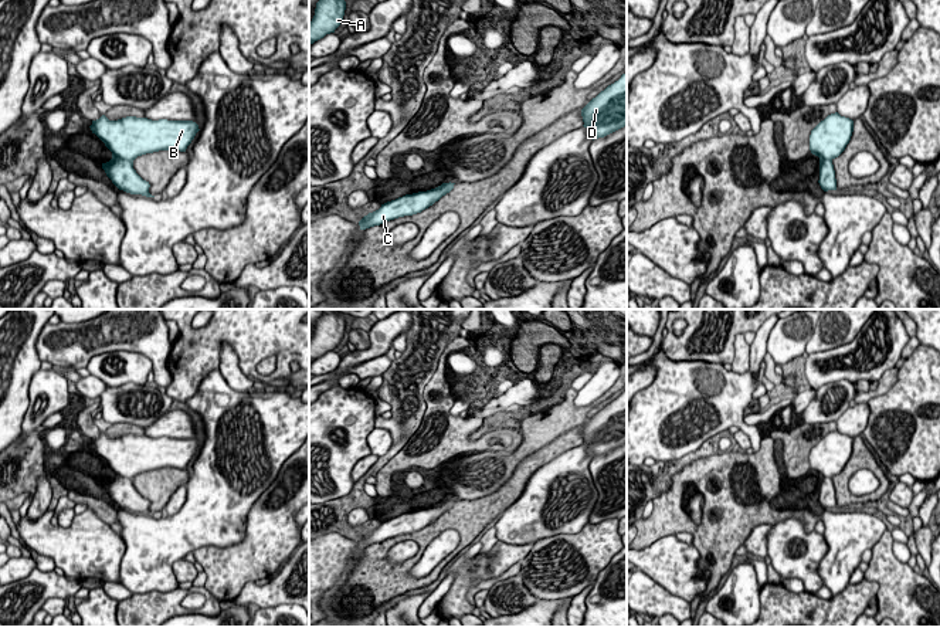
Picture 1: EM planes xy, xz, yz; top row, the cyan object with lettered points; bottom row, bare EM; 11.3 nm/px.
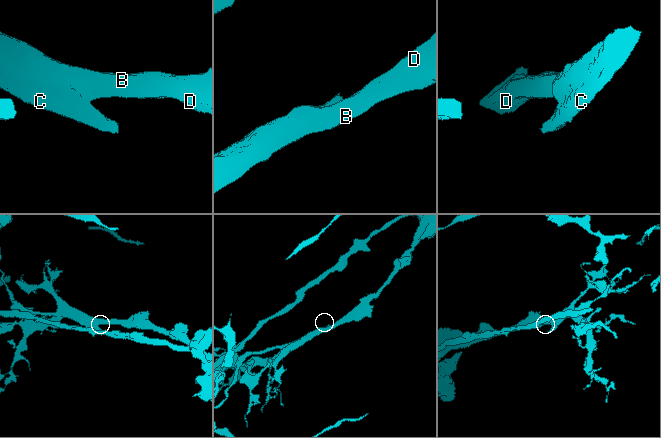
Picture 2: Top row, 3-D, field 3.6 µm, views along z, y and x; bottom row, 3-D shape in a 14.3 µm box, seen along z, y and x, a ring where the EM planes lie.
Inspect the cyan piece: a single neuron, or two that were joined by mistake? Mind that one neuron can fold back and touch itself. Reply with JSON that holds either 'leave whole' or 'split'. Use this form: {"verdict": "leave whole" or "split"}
{"verdict": "split"}

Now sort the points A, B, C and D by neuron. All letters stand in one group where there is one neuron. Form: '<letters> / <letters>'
A B D / C

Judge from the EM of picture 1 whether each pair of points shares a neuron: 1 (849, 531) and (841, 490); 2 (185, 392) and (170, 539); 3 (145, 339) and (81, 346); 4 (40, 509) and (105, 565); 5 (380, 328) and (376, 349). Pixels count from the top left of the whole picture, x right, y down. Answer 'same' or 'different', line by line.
1: different
2: different
3: same
4: different
5: same

